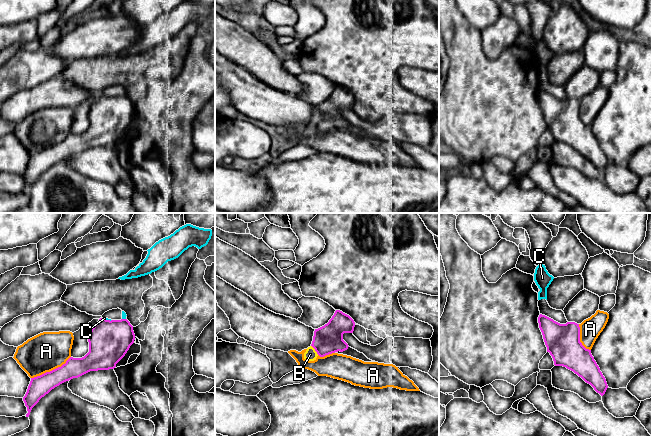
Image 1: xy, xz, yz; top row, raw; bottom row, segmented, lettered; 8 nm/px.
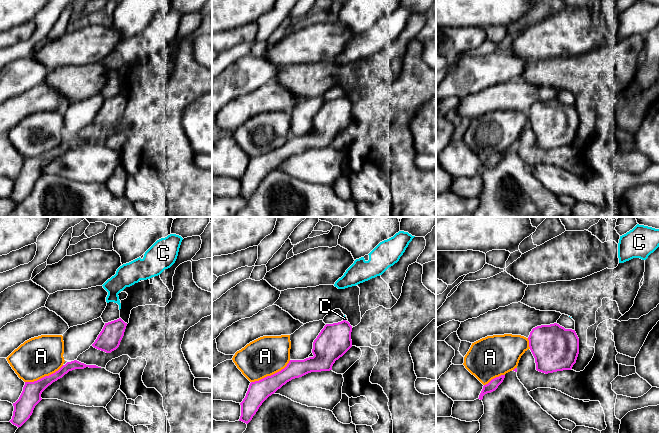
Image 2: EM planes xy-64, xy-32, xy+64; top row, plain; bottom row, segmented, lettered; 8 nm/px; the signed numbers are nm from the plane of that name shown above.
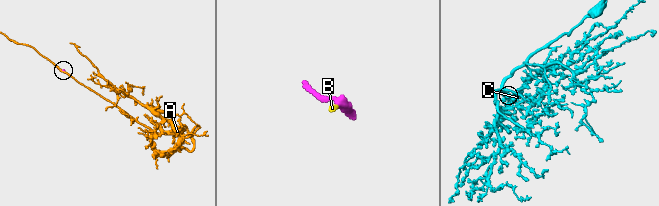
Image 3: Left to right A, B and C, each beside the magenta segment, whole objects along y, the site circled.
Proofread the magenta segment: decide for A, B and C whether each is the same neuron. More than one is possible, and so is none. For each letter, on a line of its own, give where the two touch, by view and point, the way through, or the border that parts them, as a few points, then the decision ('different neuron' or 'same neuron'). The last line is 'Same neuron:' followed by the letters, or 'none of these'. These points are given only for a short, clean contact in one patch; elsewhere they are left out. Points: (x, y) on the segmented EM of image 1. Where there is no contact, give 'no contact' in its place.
A: contact xy (52, 370); different neuron
B: contact xz (315, 350); way xz (328, 339), (315, 350), (310, 354); same neuron
C: contact xy (107, 320); border xy (103, 318), (111, 320); different neuron
Same neuron: B

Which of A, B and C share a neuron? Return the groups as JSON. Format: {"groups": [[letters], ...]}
{"groups": [["A"], ["B"], ["C"]]}

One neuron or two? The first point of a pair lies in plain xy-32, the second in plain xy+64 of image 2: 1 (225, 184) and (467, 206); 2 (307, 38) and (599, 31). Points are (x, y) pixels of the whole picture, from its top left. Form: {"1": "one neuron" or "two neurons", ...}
{"1": "two neurons", "2": "one neuron"}

